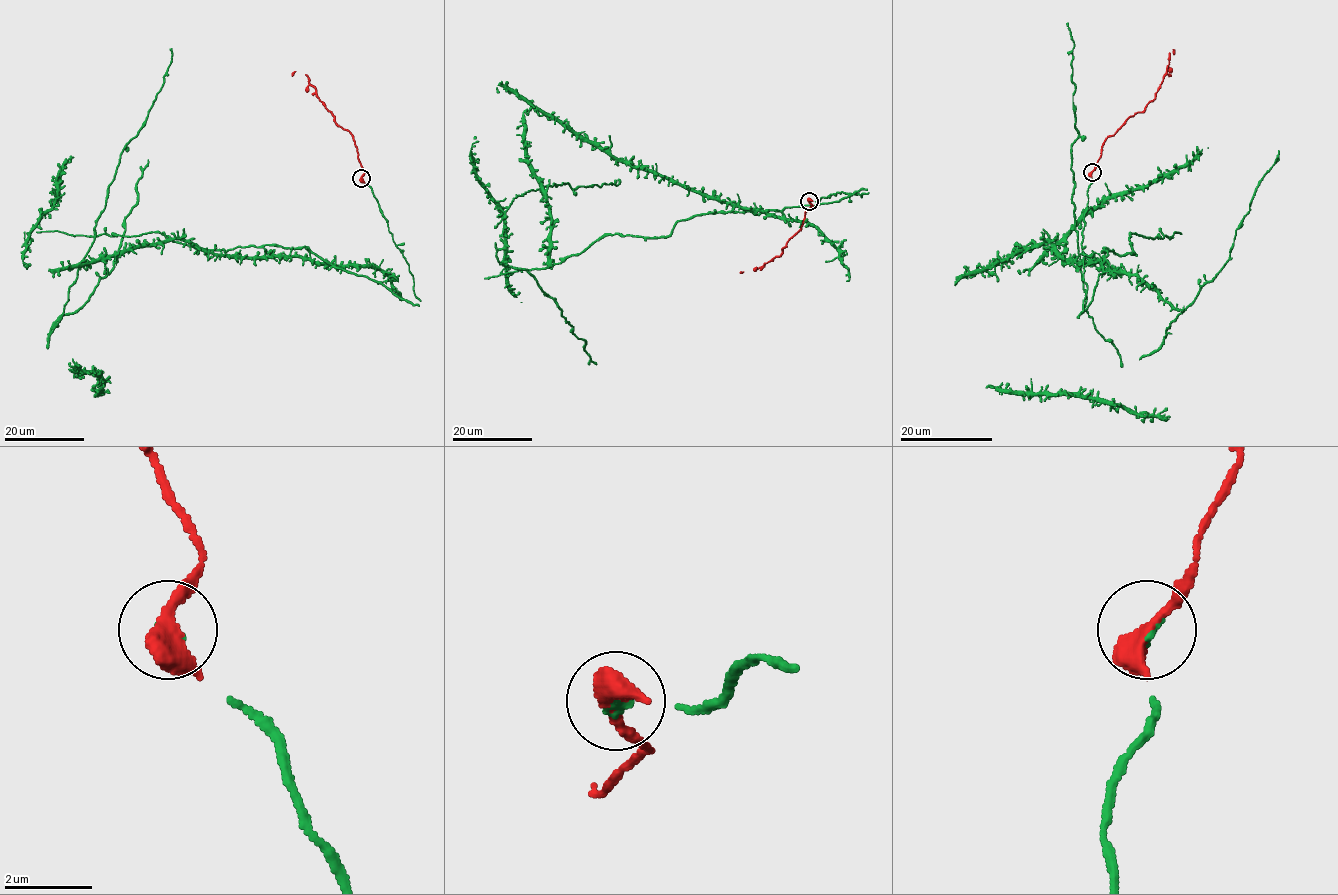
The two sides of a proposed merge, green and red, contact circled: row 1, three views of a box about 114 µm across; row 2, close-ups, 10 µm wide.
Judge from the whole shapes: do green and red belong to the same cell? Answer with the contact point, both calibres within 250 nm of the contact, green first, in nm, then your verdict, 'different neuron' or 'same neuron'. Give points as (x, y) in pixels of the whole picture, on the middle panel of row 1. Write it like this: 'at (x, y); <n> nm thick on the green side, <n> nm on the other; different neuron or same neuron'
at (809, 201); 110 nm thick on the green side, 440 nm on the other; same neuron

